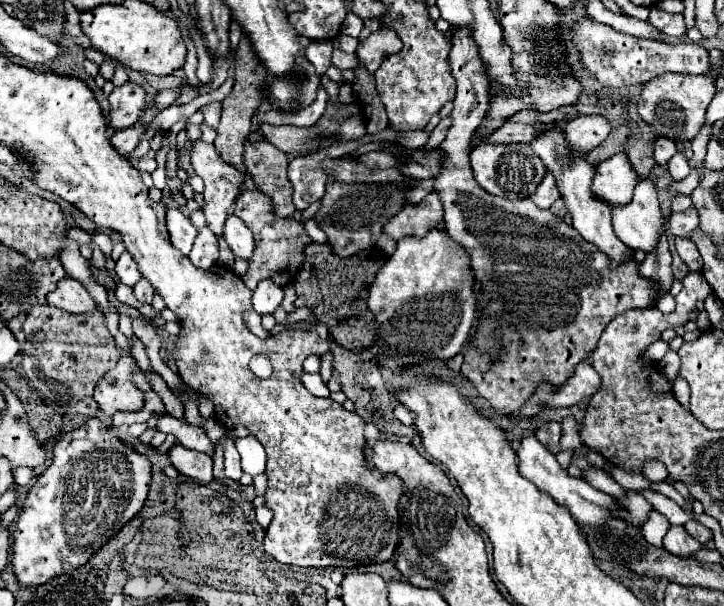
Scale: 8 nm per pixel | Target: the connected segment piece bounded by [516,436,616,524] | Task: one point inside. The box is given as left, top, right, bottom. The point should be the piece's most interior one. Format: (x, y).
(589, 506)

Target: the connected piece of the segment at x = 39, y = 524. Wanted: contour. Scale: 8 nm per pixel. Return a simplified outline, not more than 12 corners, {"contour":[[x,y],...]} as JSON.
{"contour":[[98,418],[54,444],[12,528],[20,588],[142,510],[148,458]]}

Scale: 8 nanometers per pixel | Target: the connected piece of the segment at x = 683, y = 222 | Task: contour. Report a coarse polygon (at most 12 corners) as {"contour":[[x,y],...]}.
{"contour":[[696,208],[670,216],[670,232],[688,236],[698,228]]}

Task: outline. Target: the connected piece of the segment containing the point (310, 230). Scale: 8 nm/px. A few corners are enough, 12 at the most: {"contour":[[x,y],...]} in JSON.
{"contour":[[314,218],[304,228],[312,242],[326,242],[324,232],[316,226]]}

